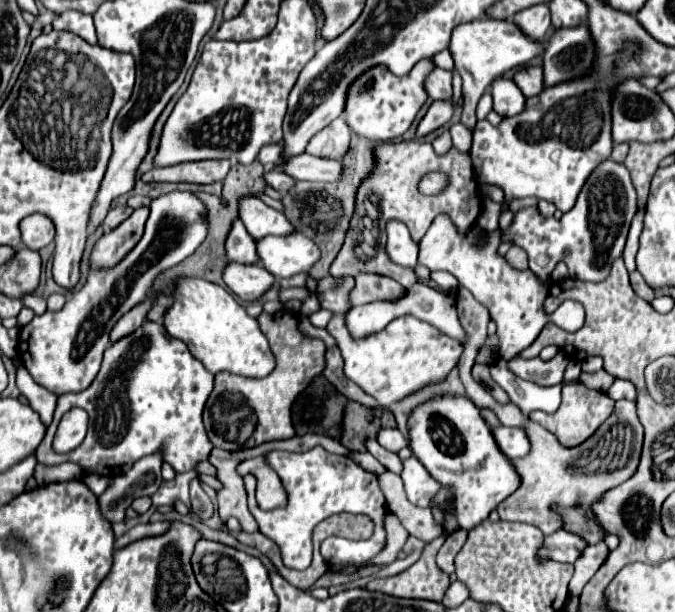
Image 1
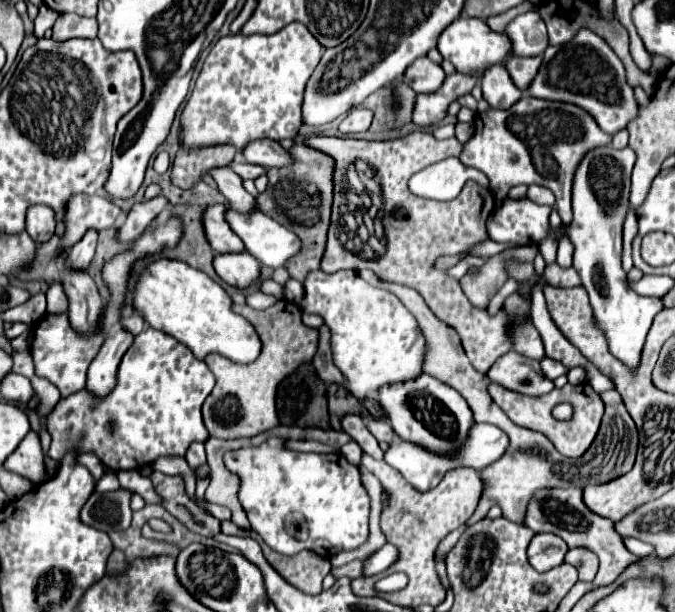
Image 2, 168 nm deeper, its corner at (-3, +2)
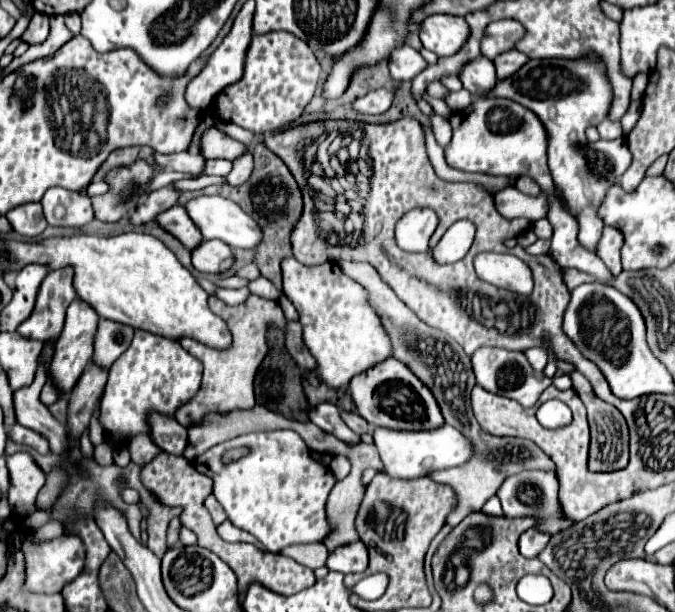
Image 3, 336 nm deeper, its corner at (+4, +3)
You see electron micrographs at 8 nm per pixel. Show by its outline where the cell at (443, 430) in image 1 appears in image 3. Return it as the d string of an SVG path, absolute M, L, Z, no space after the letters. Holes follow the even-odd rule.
M386 358L366 372L356 374L348 384L348 392L356 404L356 412L372 426L384 426L392 430L432 430L444 424L432 392L410 372L406 364L396 358Z

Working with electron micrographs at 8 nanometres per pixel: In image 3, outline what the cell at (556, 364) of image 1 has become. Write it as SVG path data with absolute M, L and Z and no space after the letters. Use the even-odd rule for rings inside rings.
M484 346L484 348L476 350L472 354L472 370L474 370L478 386L482 386L484 390L488 390L492 394L512 398L512 400L520 402L526 408L534 406L538 396L542 394L542 390L552 384L552 380L546 378L542 372L532 370L532 366L526 360L524 352L510 352L510 350L502 350L502 348Z

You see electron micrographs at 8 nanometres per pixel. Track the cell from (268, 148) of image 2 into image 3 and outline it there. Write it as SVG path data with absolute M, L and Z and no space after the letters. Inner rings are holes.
M210 126L202 132L200 136L200 154L208 160L208 158L226 158L226 160L234 160L238 158L242 152L246 150L246 146L234 138L230 138L228 134L224 134L220 128Z

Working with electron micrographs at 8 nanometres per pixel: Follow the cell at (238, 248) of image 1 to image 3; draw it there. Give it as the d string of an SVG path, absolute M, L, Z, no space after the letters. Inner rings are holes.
M172 206L164 212L160 212L156 216L156 222L162 230L166 230L176 240L180 240L188 250L192 250L192 246L196 246L196 242L202 242L200 230L196 230L196 226L192 226L192 220L188 218L188 214L184 214L182 206Z

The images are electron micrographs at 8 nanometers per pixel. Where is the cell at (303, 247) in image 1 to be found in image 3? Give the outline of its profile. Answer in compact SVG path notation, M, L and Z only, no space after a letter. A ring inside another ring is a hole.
M202 194L186 202L184 210L190 216L190 220L196 224L196 228L200 230L204 240L218 238L226 242L230 248L246 248L246 250L254 250L256 242L260 242L260 228L254 224L252 218L248 218L248 214L244 214L244 210L240 210L240 206L236 206L236 202L228 198L222 198L218 194L212 194L212 196Z

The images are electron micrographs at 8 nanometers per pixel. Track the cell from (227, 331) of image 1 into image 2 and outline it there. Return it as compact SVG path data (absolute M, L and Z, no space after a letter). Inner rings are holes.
M159 259L151 263L137 283L133 305L151 327L165 331L187 345L197 359L217 353L247 365L261 355L261 339L255 333L255 327L231 309L233 299L229 293L207 273L193 269L183 261Z

